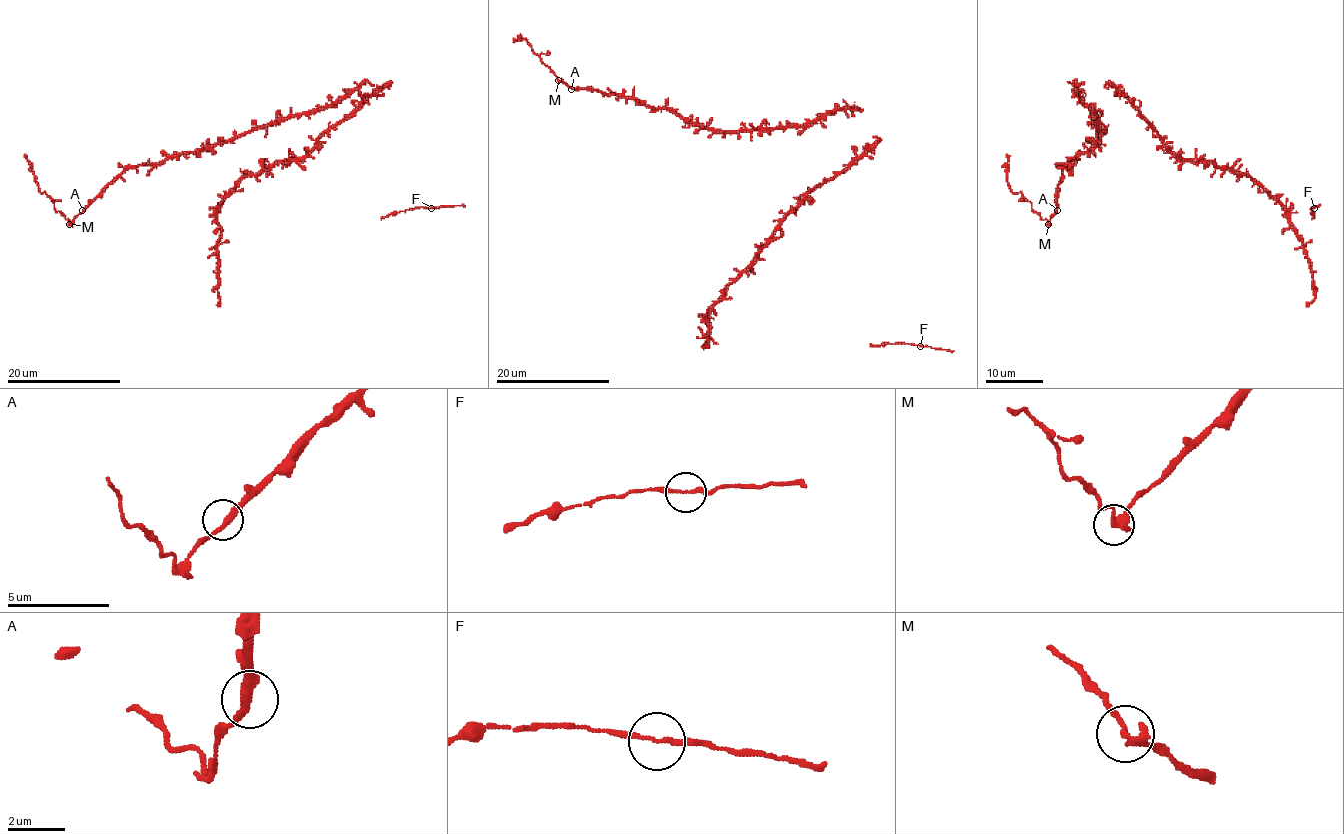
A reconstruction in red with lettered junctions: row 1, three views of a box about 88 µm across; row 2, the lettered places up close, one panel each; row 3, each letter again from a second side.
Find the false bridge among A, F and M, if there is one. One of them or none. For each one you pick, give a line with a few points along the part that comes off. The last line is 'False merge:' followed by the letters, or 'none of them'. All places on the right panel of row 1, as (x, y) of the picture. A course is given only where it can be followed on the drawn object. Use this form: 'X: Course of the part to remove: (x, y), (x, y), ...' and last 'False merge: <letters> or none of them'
M: Course of the part to remove: (1049, 224), (1020, 193), (1012, 191), (1007, 181), (1007, 154)
False merge: M

